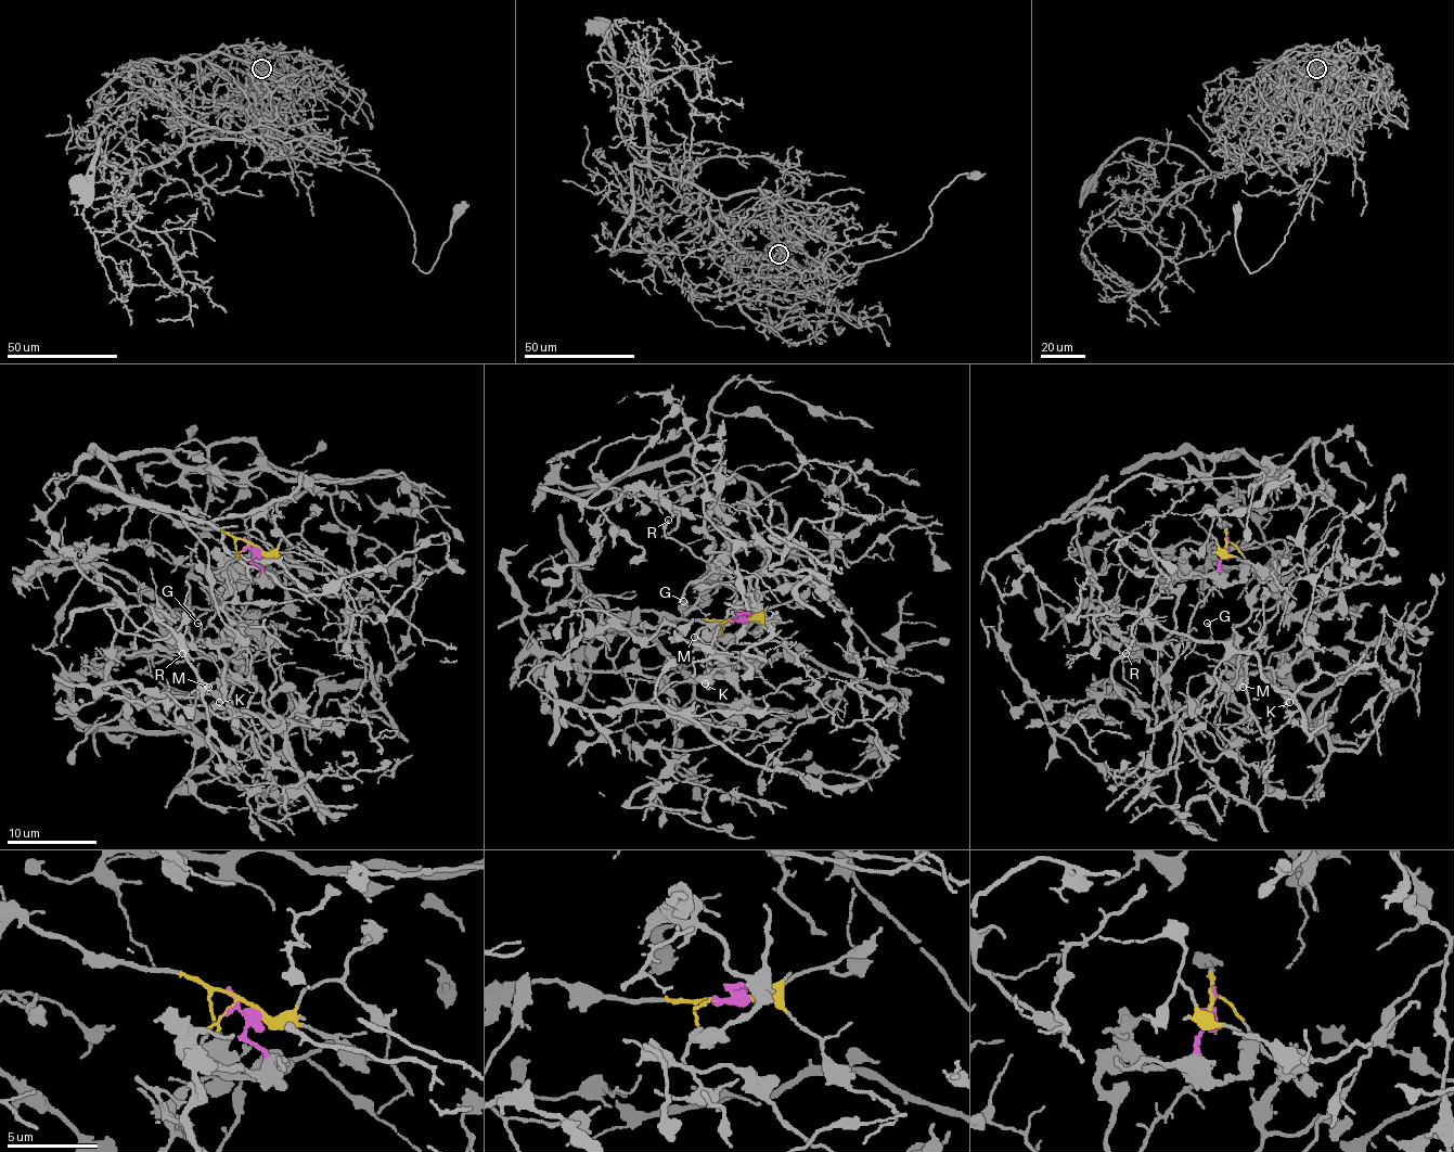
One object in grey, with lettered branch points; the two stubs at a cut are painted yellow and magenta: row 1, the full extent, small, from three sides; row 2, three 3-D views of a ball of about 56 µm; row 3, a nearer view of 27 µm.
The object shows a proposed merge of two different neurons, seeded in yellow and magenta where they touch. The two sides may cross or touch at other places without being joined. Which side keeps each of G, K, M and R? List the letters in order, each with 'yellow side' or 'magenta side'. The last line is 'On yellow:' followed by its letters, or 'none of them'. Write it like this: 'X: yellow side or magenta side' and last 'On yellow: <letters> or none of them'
G: magenta side
K: magenta side
M: magenta side
R: magenta side
On yellow: none of them

